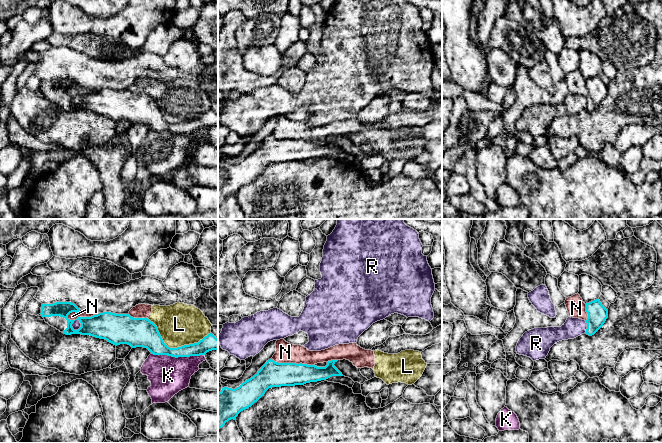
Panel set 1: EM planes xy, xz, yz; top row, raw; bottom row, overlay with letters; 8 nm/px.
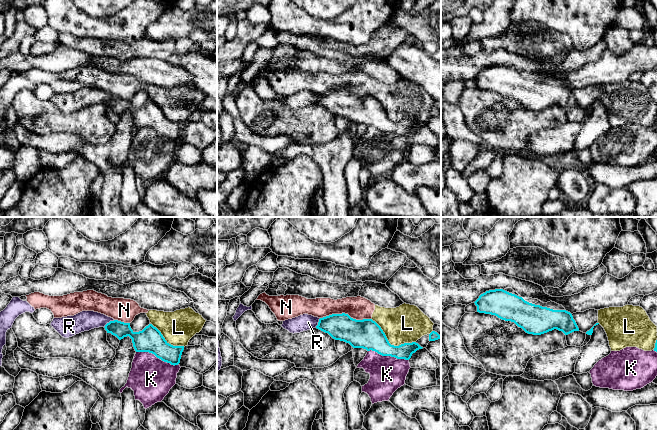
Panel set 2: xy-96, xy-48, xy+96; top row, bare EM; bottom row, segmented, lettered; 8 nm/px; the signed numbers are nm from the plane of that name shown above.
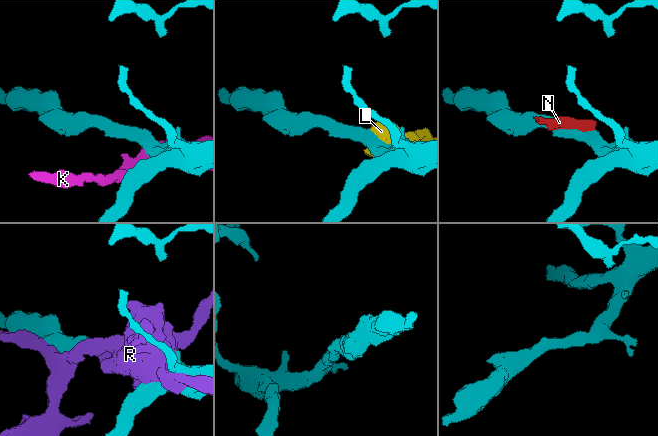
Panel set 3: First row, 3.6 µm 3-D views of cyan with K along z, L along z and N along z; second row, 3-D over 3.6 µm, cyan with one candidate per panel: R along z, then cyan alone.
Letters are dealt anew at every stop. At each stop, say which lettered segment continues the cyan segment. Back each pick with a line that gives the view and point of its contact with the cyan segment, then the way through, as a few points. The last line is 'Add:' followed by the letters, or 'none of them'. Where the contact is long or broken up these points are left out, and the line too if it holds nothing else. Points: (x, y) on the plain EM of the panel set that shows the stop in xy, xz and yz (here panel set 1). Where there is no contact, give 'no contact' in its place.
Add: none of them

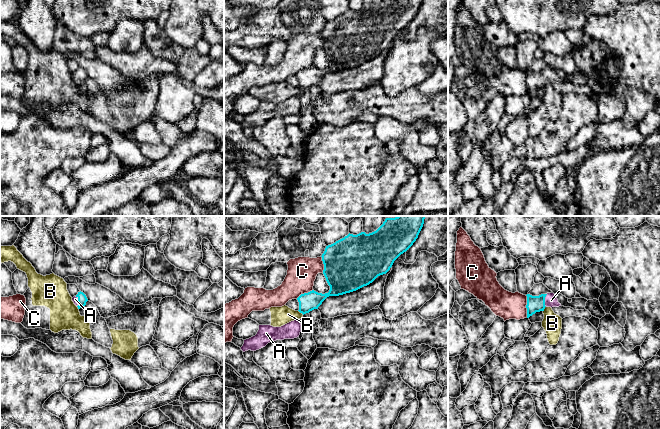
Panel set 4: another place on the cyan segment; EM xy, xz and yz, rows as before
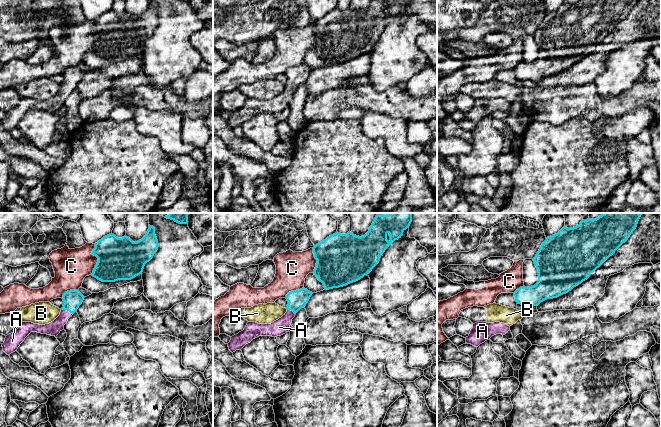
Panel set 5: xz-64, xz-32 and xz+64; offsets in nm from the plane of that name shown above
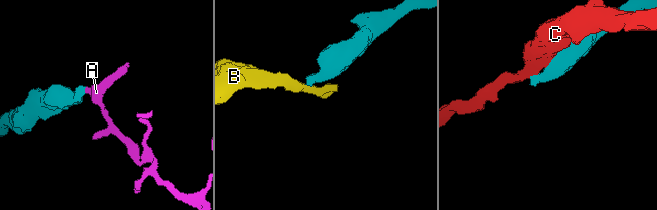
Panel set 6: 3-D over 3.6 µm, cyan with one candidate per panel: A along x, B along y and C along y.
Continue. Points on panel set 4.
A: meets cyan in yz at (544, 76); runs through yz (535, 80), (544, 76), (551, 76)
Add: A

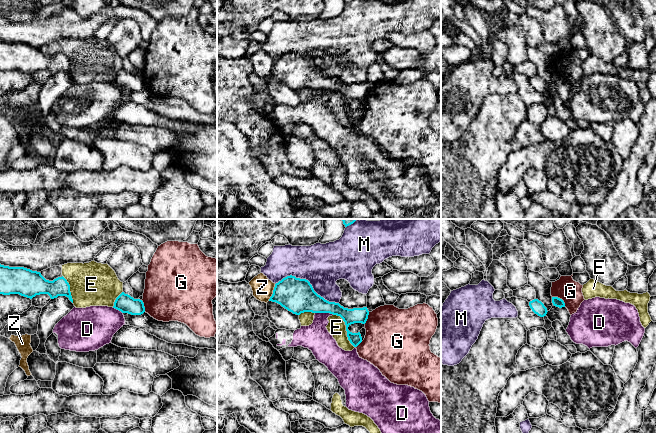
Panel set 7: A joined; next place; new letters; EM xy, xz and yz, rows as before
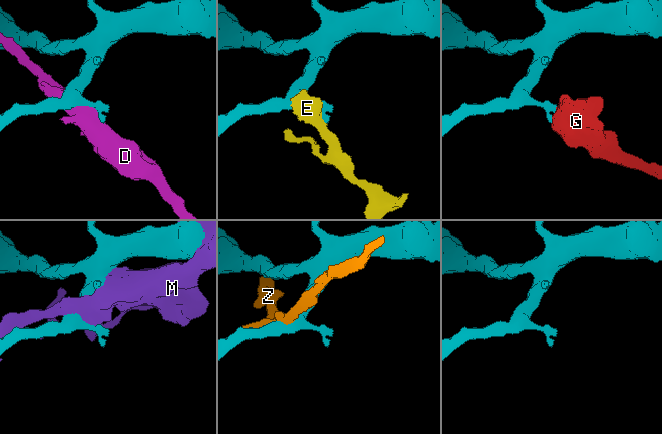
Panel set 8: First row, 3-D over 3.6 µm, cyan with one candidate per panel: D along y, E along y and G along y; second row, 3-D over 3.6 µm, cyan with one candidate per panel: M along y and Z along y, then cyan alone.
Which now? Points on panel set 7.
Add: none of them

